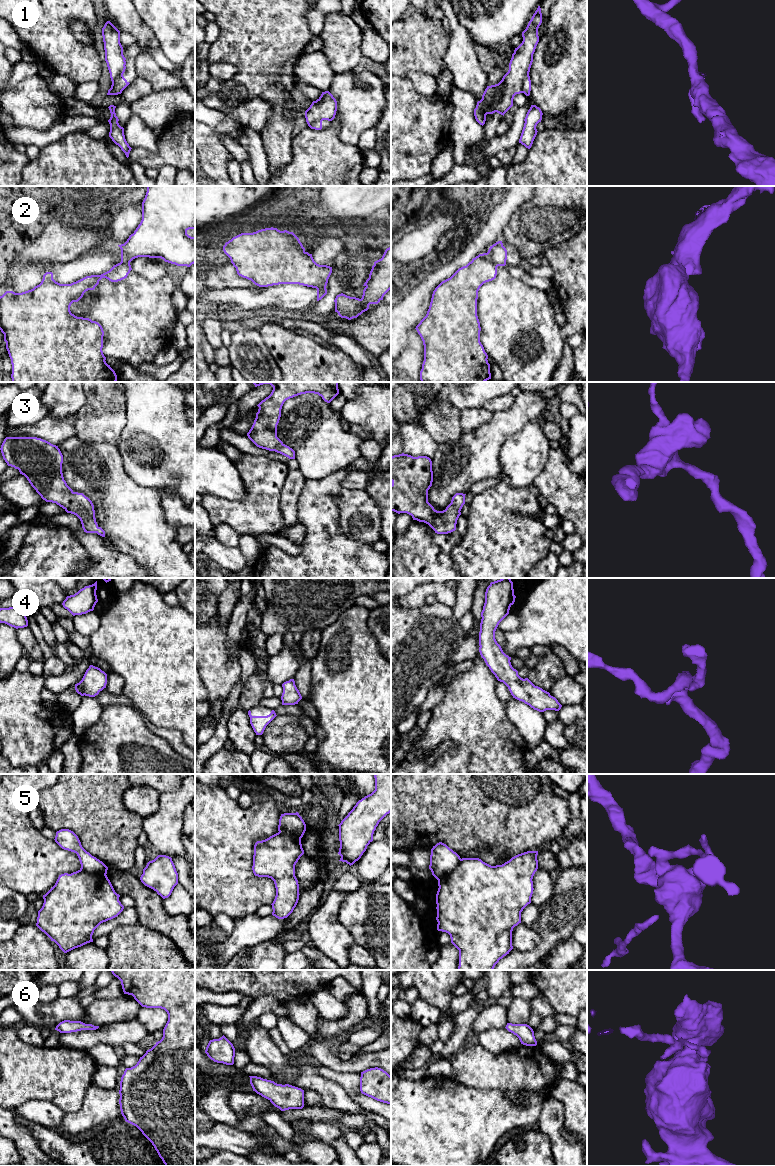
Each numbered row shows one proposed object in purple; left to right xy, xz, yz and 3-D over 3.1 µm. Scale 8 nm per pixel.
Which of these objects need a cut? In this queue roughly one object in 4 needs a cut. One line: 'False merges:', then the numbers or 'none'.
False merges: 1, 2, 5

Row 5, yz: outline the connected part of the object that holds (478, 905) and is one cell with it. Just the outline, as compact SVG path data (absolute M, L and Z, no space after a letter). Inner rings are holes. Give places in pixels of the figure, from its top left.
M527 851L496 866L479 858L462 858L451 873L438 880L437 930L448 933L459 950L458 970L493 970L513 949L513 928L521 923L521 912L531 903L537 855L538 851Z

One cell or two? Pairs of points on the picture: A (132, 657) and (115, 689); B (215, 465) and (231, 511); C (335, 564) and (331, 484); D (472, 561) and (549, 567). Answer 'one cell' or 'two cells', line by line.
A: two cells
B: two cells
C: one cell
D: two cells

